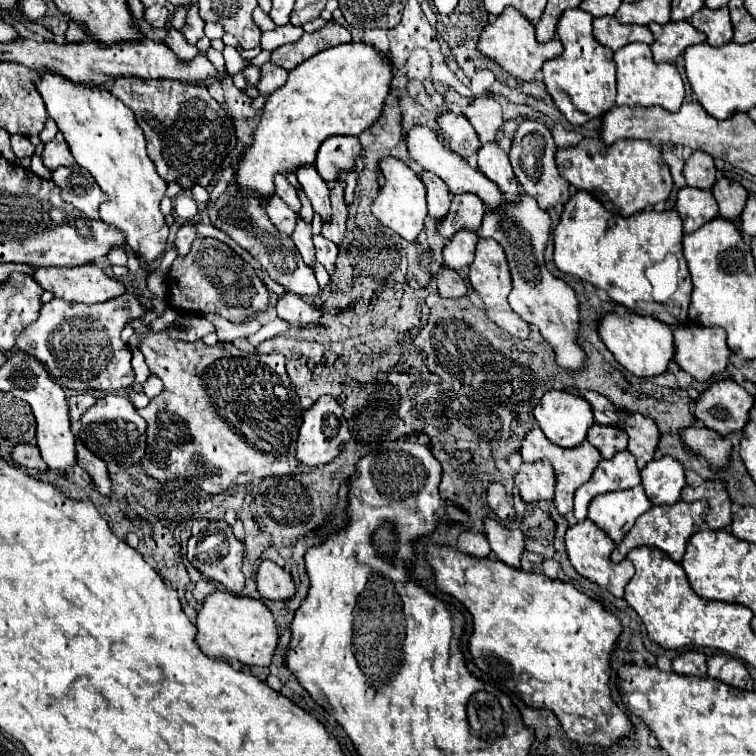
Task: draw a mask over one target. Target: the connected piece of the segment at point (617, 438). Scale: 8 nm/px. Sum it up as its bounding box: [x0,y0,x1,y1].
[586,424,628,458]

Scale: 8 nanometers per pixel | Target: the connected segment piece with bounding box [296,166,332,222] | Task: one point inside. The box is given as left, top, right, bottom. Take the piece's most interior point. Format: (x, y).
(316, 189)

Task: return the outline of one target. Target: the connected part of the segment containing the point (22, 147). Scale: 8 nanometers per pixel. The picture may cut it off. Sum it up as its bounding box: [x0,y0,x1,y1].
[10,134,34,158]

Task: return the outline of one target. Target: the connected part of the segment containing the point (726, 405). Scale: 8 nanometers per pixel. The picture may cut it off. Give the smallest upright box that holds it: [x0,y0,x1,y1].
[694,380,754,436]

